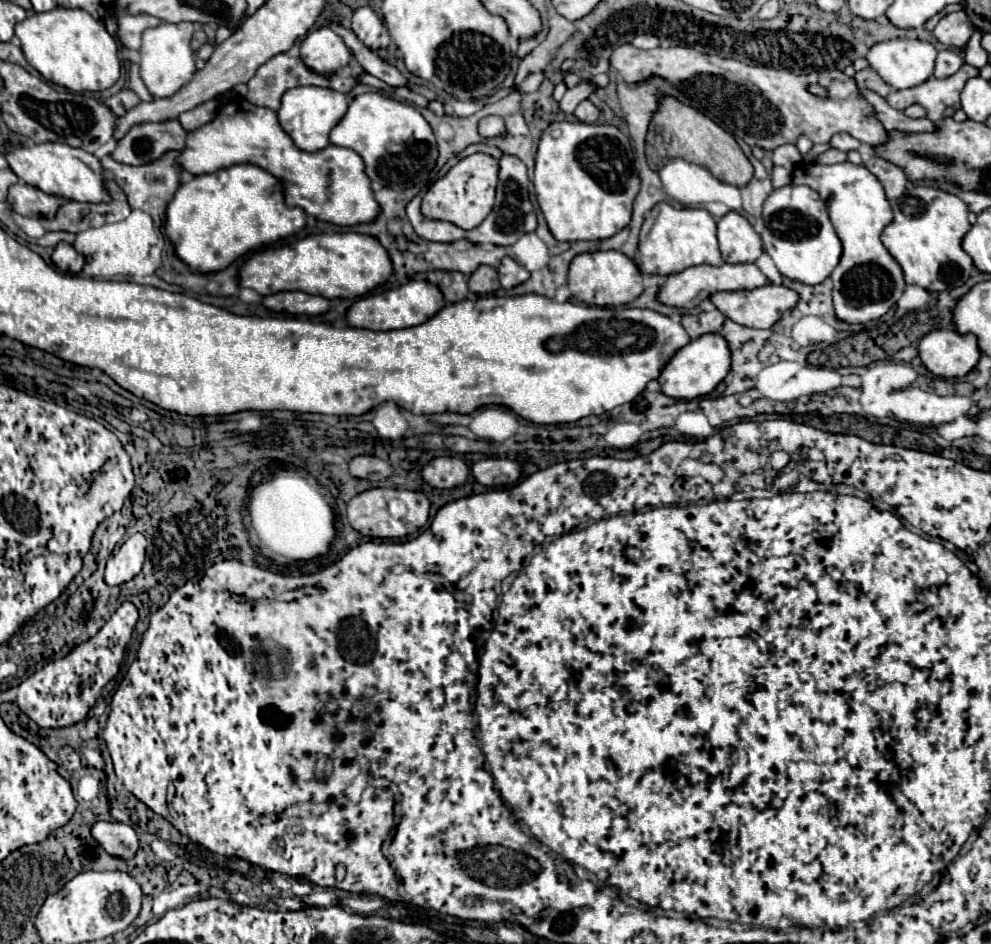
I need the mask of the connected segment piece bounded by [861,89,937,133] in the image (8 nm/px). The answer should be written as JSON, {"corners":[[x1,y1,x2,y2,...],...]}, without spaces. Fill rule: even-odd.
{"corners":[[861,89,861,93,869,103,873,103,877,117,885,125,887,131,903,131,903,133,933,133,933,131,937,131,937,125,933,121,909,119,903,111,889,107,889,103,885,103,885,99,881,99,881,95,877,95,869,89]]}

